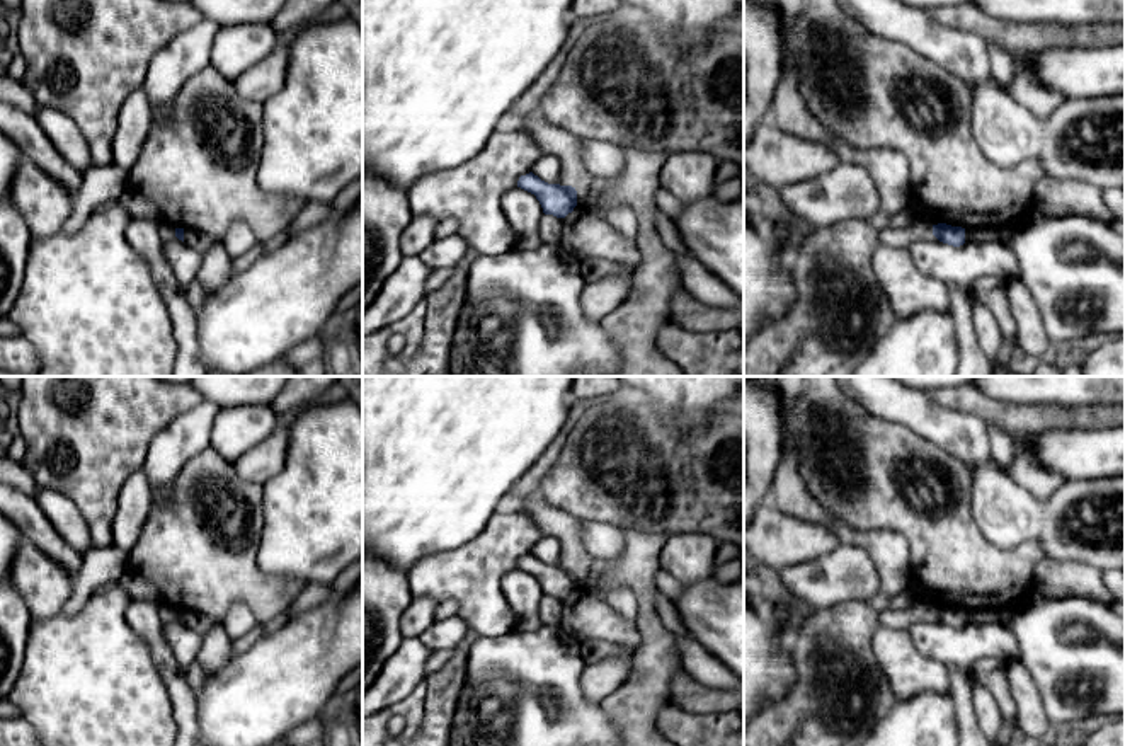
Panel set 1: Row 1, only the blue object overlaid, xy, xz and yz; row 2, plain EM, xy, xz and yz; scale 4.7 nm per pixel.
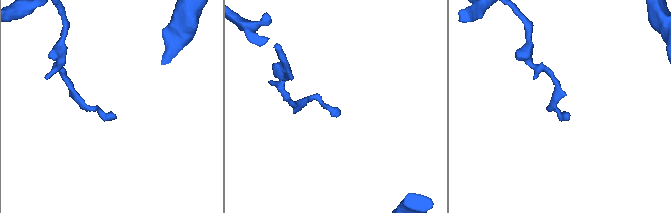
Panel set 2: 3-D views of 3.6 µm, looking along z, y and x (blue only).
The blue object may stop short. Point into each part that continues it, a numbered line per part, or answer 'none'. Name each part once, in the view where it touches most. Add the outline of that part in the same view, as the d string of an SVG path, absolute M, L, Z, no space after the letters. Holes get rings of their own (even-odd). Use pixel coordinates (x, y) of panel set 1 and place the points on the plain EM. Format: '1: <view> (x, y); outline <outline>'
none

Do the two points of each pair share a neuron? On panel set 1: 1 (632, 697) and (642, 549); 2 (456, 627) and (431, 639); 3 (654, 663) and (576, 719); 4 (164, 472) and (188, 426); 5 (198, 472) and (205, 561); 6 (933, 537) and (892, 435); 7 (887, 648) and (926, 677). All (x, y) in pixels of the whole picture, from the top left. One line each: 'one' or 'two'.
1: one
2: one
3: two
4: one
5: one
6: one
7: one

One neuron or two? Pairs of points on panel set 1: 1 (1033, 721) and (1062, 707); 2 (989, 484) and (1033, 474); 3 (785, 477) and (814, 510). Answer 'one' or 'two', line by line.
1: two
2: two
3: one

